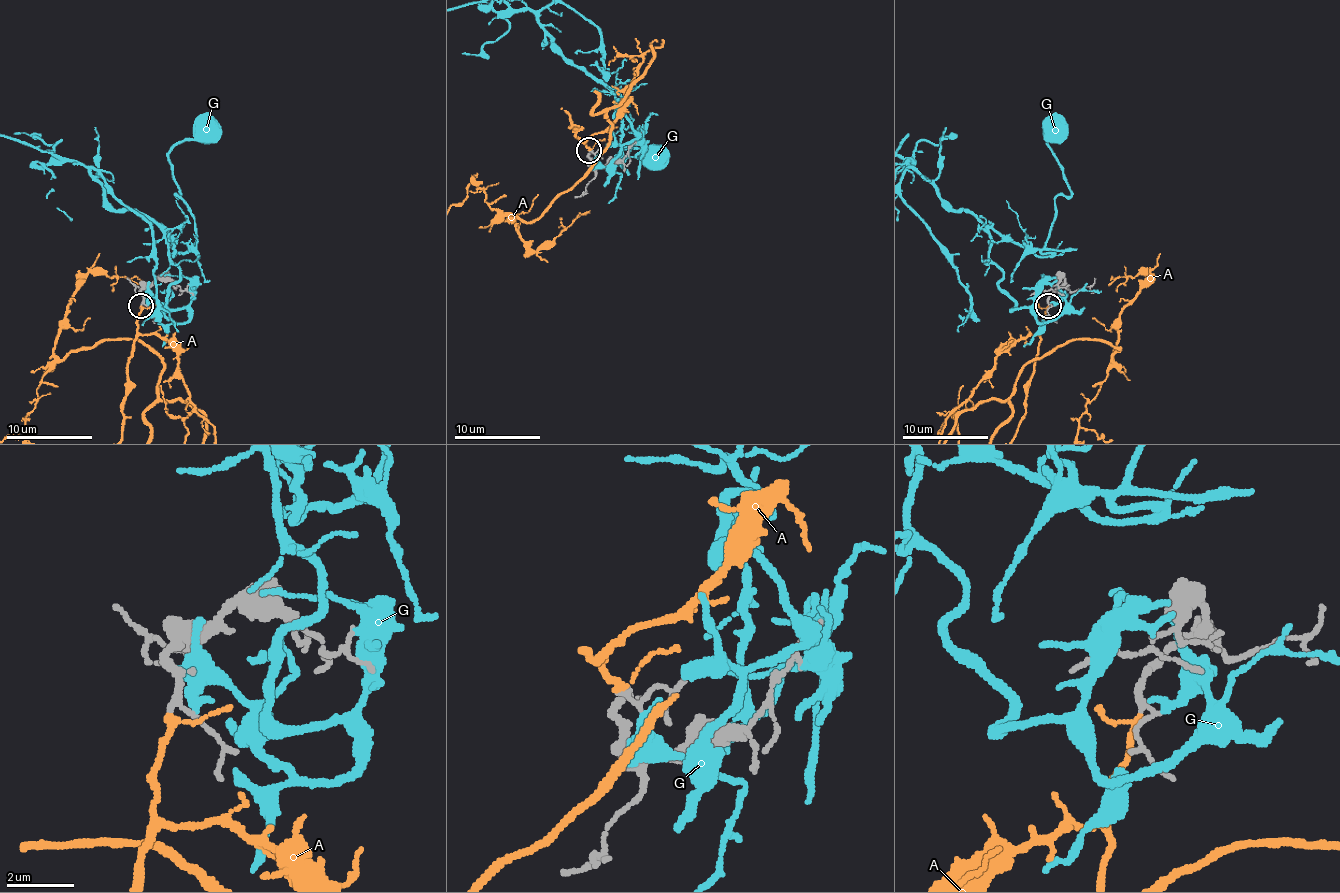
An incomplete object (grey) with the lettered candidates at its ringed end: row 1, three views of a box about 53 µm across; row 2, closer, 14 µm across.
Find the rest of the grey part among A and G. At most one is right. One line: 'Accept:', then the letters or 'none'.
Accept: A

